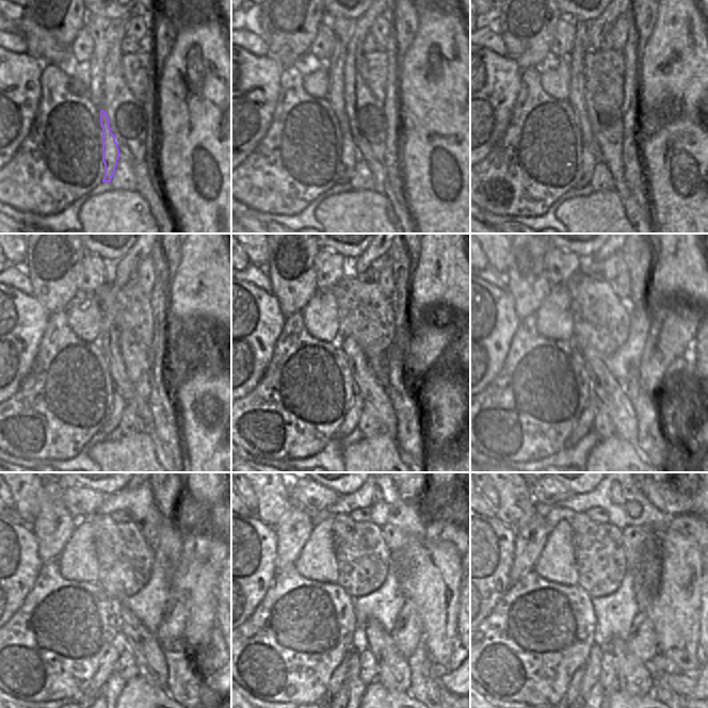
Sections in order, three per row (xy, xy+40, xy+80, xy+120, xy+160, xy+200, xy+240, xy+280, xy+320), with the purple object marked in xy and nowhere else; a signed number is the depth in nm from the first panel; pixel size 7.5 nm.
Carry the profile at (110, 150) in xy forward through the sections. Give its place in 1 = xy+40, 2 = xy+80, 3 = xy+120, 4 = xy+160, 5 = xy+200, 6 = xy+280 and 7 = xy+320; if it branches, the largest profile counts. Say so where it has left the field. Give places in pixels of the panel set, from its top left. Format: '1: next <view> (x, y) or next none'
1: next xy+40 (350, 155)
2: next xy+80 (590, 150)
3: next xy+120 (112, 421)
4: next xy+160 (351, 420)
5: next xy+200 (584, 425)
6: next xy+280 (338, 676)
7: next xy+320 (574, 688)

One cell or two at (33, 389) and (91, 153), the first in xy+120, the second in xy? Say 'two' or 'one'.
one

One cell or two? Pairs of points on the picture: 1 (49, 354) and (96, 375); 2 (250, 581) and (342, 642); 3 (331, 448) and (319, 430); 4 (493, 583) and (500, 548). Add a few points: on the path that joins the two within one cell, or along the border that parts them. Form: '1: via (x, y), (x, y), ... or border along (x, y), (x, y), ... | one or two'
1: via (61, 358), (78, 375), (84, 375) | one
2: border along (277, 573), (269, 590), (252, 613) | two
3: border along (334, 435), (322, 450), (311, 456), (306, 456) | two
4: via (493, 575), (493, 557) | one

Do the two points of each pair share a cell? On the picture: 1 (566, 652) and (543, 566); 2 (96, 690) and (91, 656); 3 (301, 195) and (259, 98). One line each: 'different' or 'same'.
1: different
2: different
3: different

